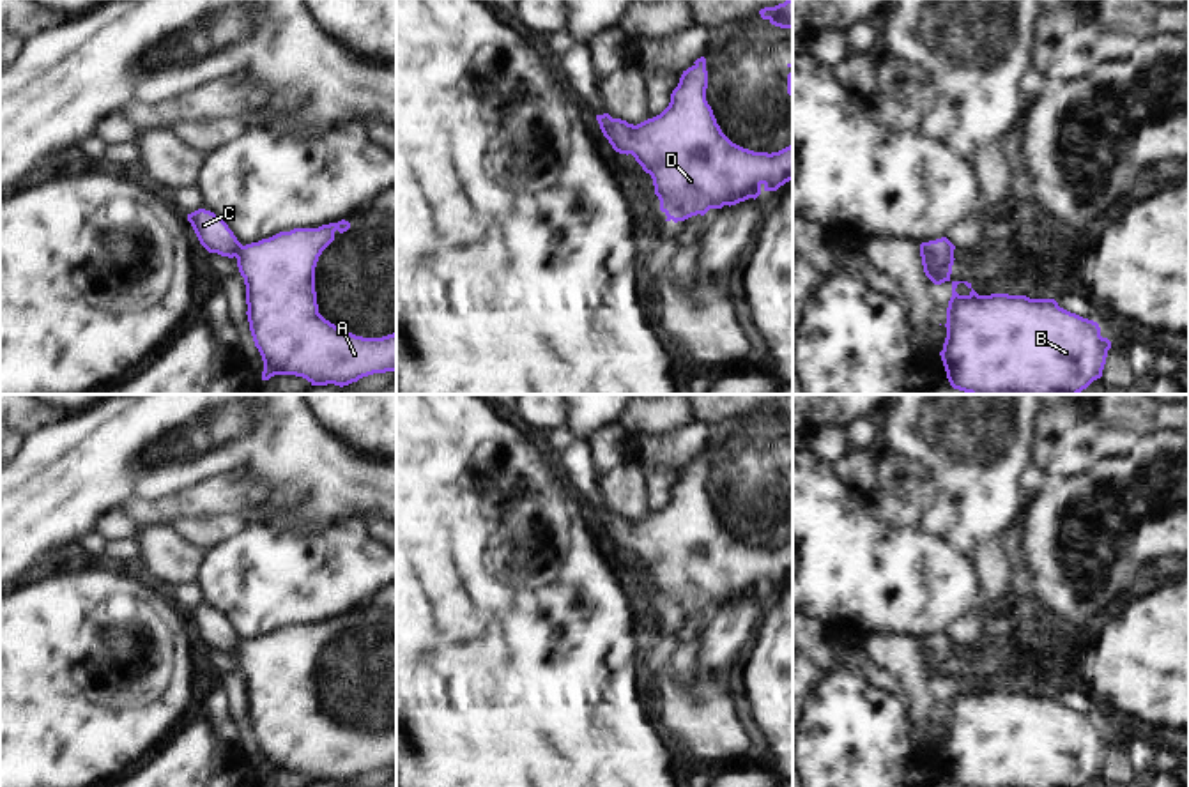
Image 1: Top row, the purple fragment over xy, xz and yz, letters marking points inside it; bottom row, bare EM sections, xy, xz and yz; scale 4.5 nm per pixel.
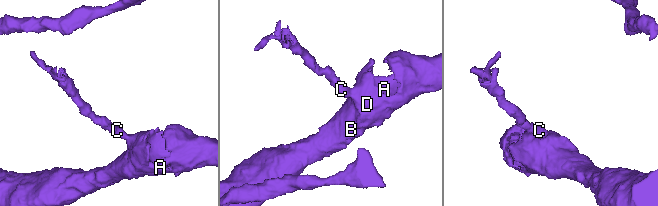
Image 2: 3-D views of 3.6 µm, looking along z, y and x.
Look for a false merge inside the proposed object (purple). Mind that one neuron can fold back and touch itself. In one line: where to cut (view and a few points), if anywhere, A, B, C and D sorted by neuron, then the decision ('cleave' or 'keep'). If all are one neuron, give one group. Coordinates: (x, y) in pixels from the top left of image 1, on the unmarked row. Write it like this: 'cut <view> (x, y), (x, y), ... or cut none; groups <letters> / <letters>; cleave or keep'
cut none; groups A B C D; keep

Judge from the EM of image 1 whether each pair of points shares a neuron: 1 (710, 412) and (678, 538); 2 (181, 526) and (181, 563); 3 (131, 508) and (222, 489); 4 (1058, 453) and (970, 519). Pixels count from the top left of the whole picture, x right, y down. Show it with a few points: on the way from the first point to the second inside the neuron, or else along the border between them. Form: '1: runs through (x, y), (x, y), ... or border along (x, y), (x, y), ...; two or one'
1: border along (747, 412), (724, 416), (710, 427); two
2: border along (170, 526), (181, 538), (202, 552); two
3: runs through (154, 508), (172, 508), (199, 501); one
4: border along (1039, 423), (1030, 464); two

